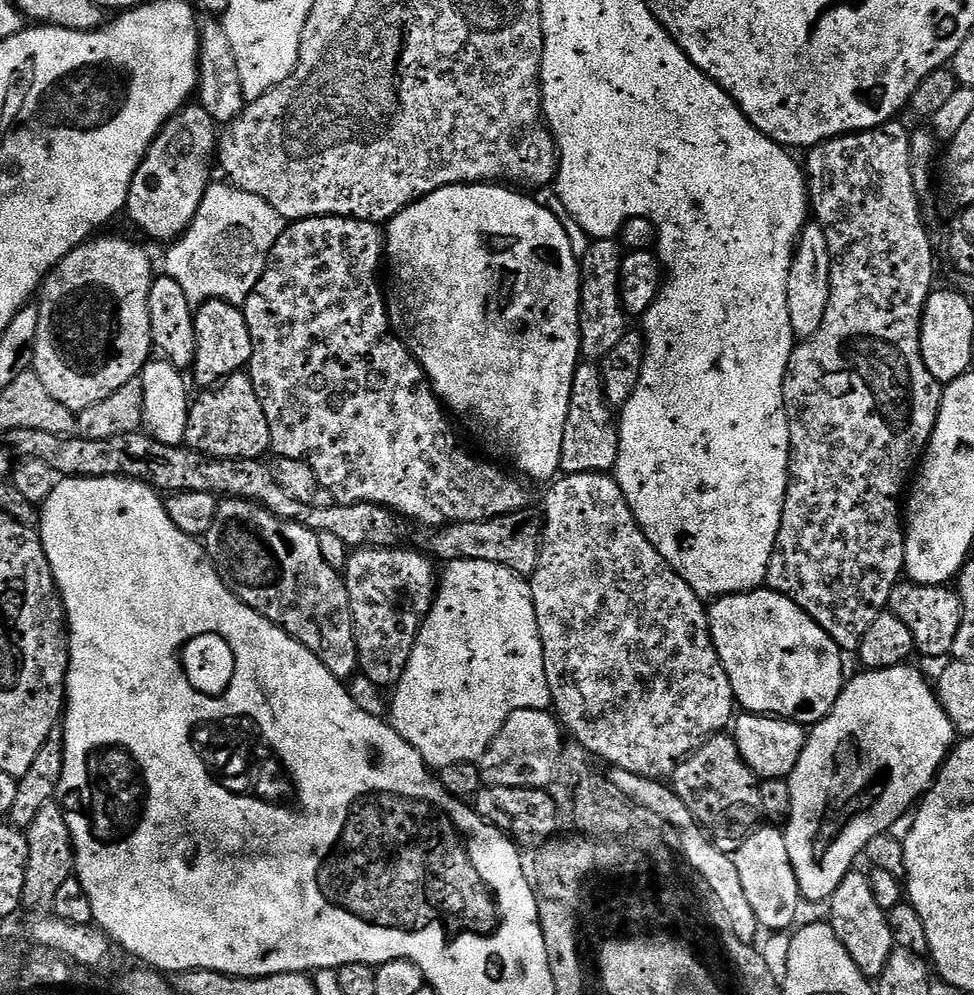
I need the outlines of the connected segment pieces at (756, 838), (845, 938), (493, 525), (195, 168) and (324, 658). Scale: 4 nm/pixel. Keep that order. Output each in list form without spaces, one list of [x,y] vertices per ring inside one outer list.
[[[776,826],[757,828],[750,838],[746,838],[746,842],[742,842],[734,859],[738,866],[738,878],[742,878],[742,886],[746,889],[746,899],[750,901],[754,918],[758,918],[761,929],[769,933],[788,932],[797,923],[795,920],[800,912],[802,897],[794,866],[790,866],[790,854],[786,851],[783,831]]]
[[[853,870],[842,878],[838,890],[834,890],[831,900],[827,901],[827,923],[832,925],[834,934],[838,934],[838,942],[846,946],[846,954],[854,958],[854,966],[862,970],[869,978],[878,978],[882,970],[886,970],[886,962],[890,962],[890,954],[896,947],[894,936],[888,925],[888,912],[878,906],[878,898],[872,889],[872,877],[867,871]]]
[[[529,506],[514,514],[502,514],[498,518],[478,522],[445,524],[442,528],[429,531],[422,545],[423,551],[433,561],[473,560],[494,562],[515,576],[531,578],[536,569],[540,553],[540,538],[544,530],[544,517],[535,507]]]
[[[192,102],[180,109],[175,116],[165,122],[163,130],[152,139],[146,158],[138,166],[134,174],[134,182],[130,182],[128,207],[129,216],[152,240],[168,240],[175,242],[183,236],[184,231],[194,222],[194,214],[198,214],[198,206],[206,194],[210,183],[208,171],[213,171],[214,157],[218,143],[218,125],[206,114],[199,103]]]
[[[224,498],[219,501],[214,522],[203,536],[202,543],[224,585],[241,602],[250,606],[250,610],[277,624],[283,632],[290,634],[290,638],[302,642],[302,646],[314,653],[334,678],[348,682],[352,675],[357,675],[358,650],[352,636],[352,615],[348,609],[350,598],[343,575],[326,566],[317,533],[301,524],[265,513],[263,506],[253,504],[251,500]]]

